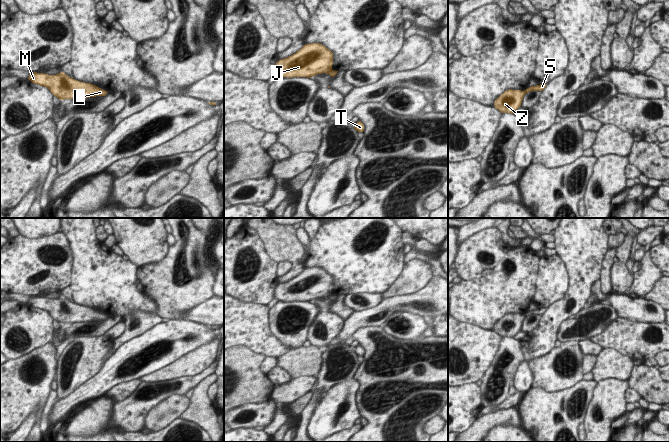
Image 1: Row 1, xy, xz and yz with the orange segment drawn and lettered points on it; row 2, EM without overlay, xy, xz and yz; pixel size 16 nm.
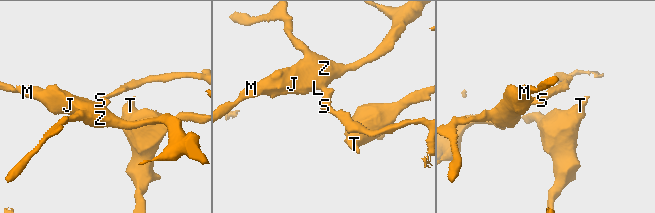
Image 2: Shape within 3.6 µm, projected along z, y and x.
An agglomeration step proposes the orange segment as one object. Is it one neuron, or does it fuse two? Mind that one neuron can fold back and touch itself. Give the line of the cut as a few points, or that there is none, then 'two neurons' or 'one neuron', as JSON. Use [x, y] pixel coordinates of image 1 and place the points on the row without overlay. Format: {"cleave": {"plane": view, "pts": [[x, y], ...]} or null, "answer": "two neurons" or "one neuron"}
{"cleave": {"plane": "yz", "pts": [[523, 315], [525, 317]]}, "answer": "two neurons"}

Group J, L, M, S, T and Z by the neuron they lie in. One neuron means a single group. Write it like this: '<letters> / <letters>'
J L M Z / S T

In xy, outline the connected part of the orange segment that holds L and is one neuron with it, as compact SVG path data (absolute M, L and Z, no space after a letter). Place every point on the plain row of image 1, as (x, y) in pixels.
M60 295L57 299L44 297L30 297L28 304L33 308L45 310L58 323L86 323L96 320L105 320L108 317L95 310L94 308L77 305L64 296Z

